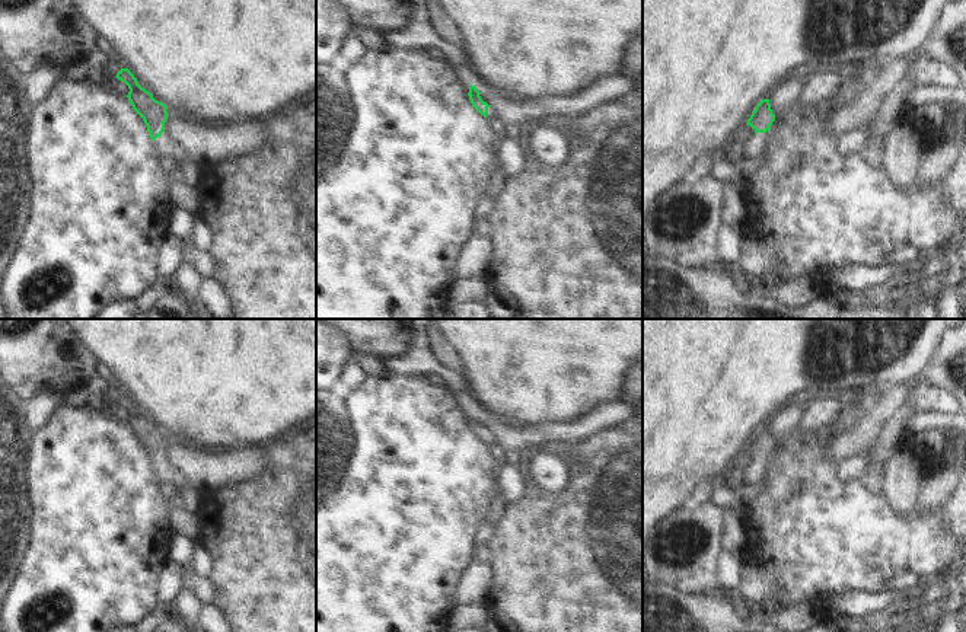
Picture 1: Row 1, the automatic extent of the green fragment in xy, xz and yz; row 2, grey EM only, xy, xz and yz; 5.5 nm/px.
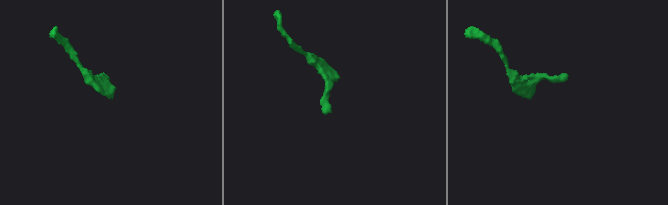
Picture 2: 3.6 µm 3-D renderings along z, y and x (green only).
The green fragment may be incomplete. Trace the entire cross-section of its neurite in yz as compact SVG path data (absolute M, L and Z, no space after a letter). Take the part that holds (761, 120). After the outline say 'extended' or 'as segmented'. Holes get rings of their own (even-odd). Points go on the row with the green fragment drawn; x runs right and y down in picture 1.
M762 99L752 112L746 125L755 130L755 134L745 140L745 159L752 160L766 153L771 125L775 121L769 99Z; extended

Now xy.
M121 68L115 77L128 86L130 92L127 98L133 109L143 118L159 157L169 157L176 165L189 162L191 159L185 150L165 131L165 122L169 116L168 106L156 100L150 92L141 87L128 68Z; extended

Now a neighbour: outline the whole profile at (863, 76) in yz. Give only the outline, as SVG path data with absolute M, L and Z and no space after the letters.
M873 60L868 64L857 66L849 74L844 76L844 82L836 93L820 103L817 108L825 118L833 116L838 111L849 106L867 87L870 87L880 76L881 70L889 64L884 60Z

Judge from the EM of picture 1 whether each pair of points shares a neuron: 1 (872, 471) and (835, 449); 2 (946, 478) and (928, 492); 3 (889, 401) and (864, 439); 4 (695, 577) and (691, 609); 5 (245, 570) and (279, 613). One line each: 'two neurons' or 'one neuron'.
1: two neurons
2: one neuron
3: one neuron
4: two neurons
5: one neuron

